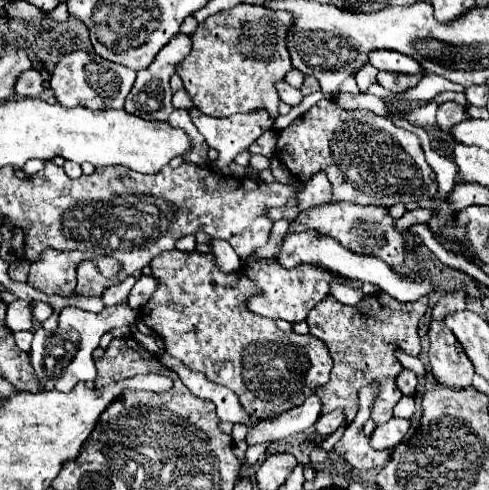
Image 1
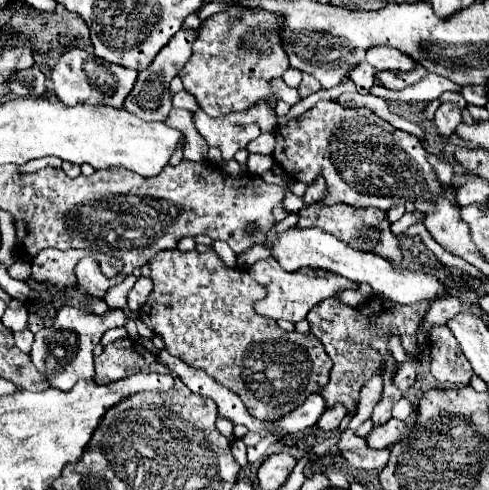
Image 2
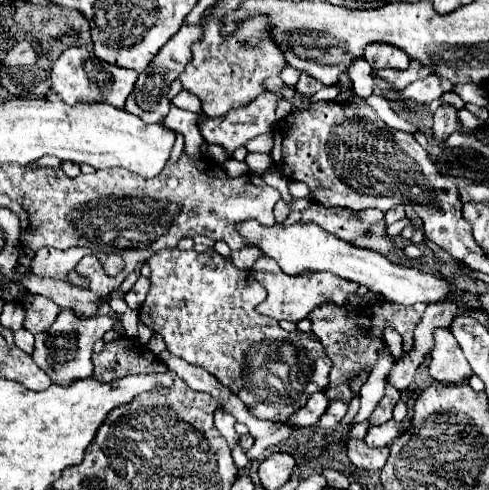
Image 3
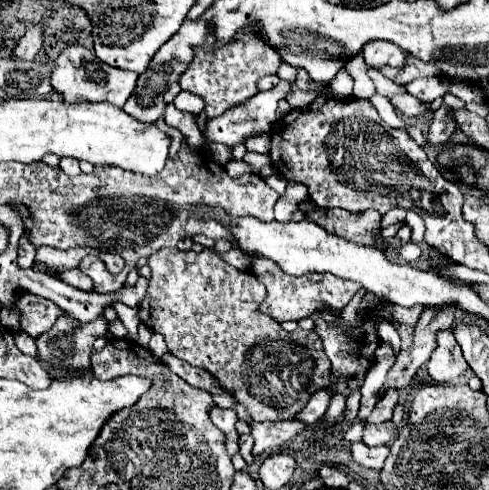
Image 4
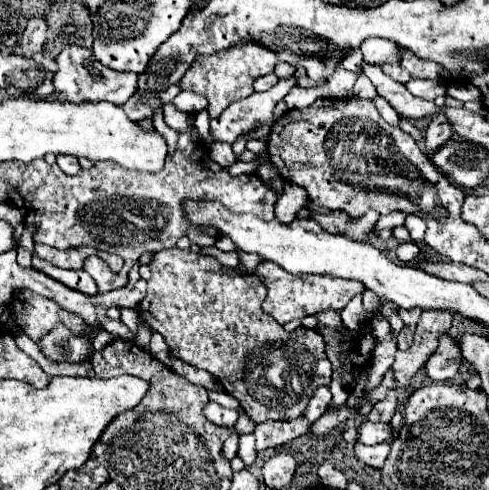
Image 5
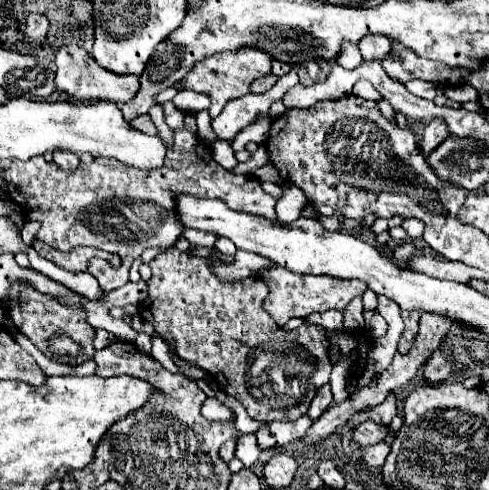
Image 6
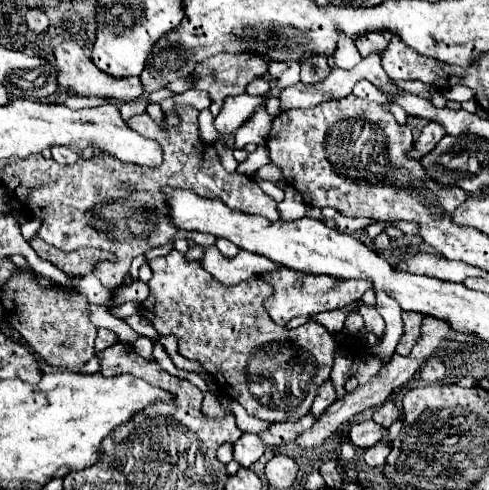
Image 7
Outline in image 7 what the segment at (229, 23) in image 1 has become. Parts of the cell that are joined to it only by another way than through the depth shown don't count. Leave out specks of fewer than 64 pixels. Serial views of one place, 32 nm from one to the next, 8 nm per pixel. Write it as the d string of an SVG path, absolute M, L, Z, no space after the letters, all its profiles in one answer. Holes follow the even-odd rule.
M244 52L244 54L216 54L214 58L206 60L204 64L198 64L196 70L192 72L196 76L196 88L198 90L206 90L212 98L212 114L218 116L222 104L224 104L224 98L226 96L238 96L238 94L244 94L244 88L250 80L254 80L258 74L266 72L266 60L258 54L252 54L252 52Z

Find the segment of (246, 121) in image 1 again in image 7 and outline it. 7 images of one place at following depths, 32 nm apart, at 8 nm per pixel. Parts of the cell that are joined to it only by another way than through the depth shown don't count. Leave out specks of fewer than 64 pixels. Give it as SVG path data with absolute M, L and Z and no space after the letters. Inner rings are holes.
M292 62L292 64L288 64L288 68L280 74L280 78L278 78L278 84L272 88L272 94L274 96L278 96L280 92L282 92L282 88L286 88L286 86L292 86L292 84L296 84L296 82L300 82L300 62ZM250 94L230 96L224 102L220 114L216 116L214 126L218 132L236 132L258 108L264 108L262 96L250 96Z

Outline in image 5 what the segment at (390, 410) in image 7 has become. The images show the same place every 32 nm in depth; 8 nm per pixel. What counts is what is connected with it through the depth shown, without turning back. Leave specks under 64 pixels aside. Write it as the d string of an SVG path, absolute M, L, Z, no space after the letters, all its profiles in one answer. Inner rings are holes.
M390 390L384 402L378 402L373 406L368 415L368 420L371 422L390 422L396 408L398 408L398 394L394 390Z

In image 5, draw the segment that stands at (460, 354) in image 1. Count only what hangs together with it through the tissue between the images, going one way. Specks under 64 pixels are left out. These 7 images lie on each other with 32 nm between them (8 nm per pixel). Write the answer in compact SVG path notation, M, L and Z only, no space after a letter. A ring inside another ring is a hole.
M448 334L440 336L438 350L426 362L426 376L434 382L452 380L460 370L460 348L452 342Z

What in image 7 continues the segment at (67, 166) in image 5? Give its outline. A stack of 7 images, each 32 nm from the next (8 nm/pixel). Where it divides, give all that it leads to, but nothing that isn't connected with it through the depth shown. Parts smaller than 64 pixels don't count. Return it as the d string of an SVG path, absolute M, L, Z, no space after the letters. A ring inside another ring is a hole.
M56 144L56 148L50 148L50 152L58 164L72 164L78 158L78 154L72 152L72 148L60 148L58 144Z

